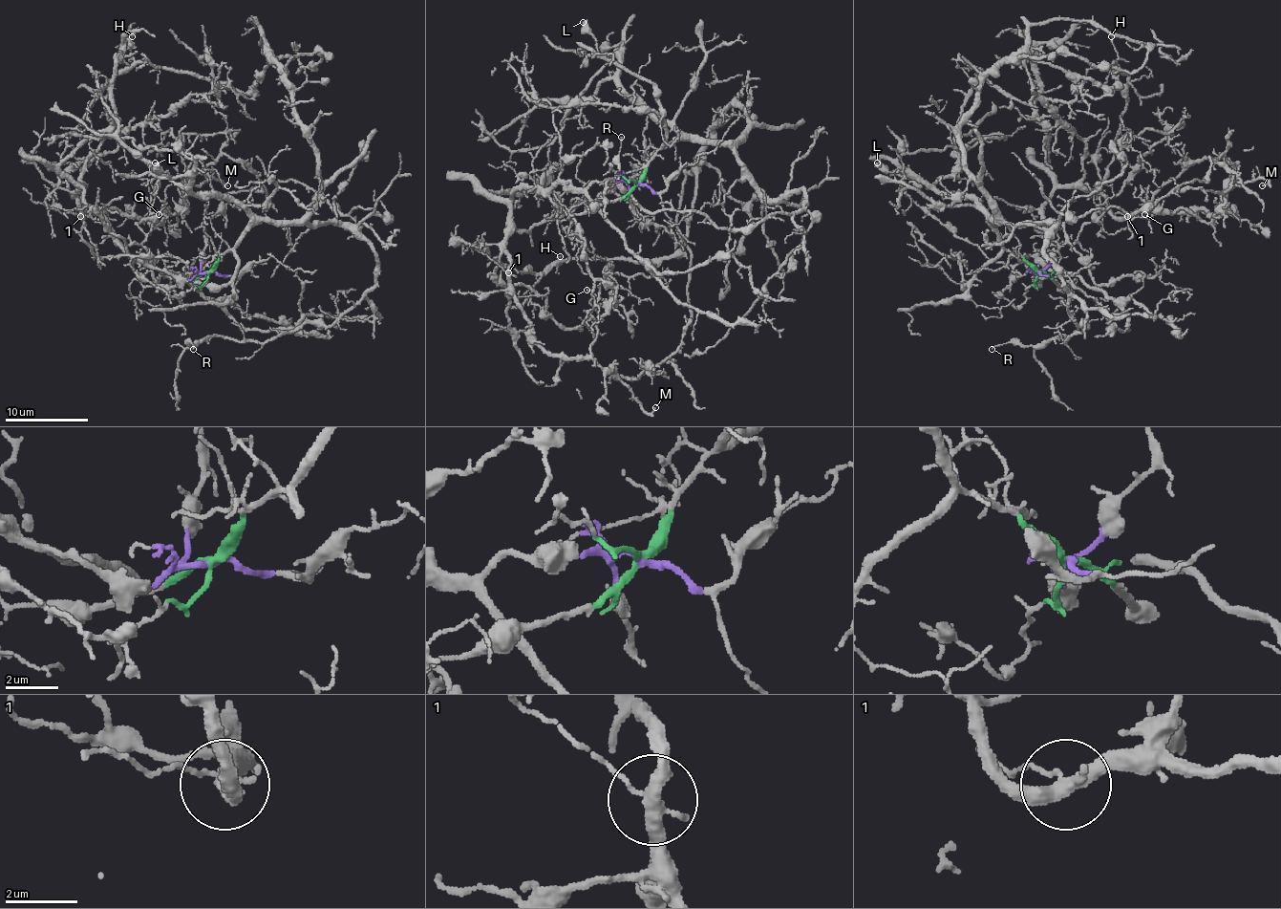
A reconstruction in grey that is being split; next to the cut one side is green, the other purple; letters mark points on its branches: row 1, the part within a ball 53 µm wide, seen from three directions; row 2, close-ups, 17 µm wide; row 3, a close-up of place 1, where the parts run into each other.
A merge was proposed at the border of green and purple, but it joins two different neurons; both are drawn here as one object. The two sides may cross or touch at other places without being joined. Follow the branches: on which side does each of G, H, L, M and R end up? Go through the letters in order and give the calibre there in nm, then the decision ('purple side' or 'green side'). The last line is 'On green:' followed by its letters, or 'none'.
G: 170 nm | purple side
H: 120 nm | green side
L: 550 nm | green side
M: 90 nm | purple side
R: 90 nm | green side
On green: H, L, R

